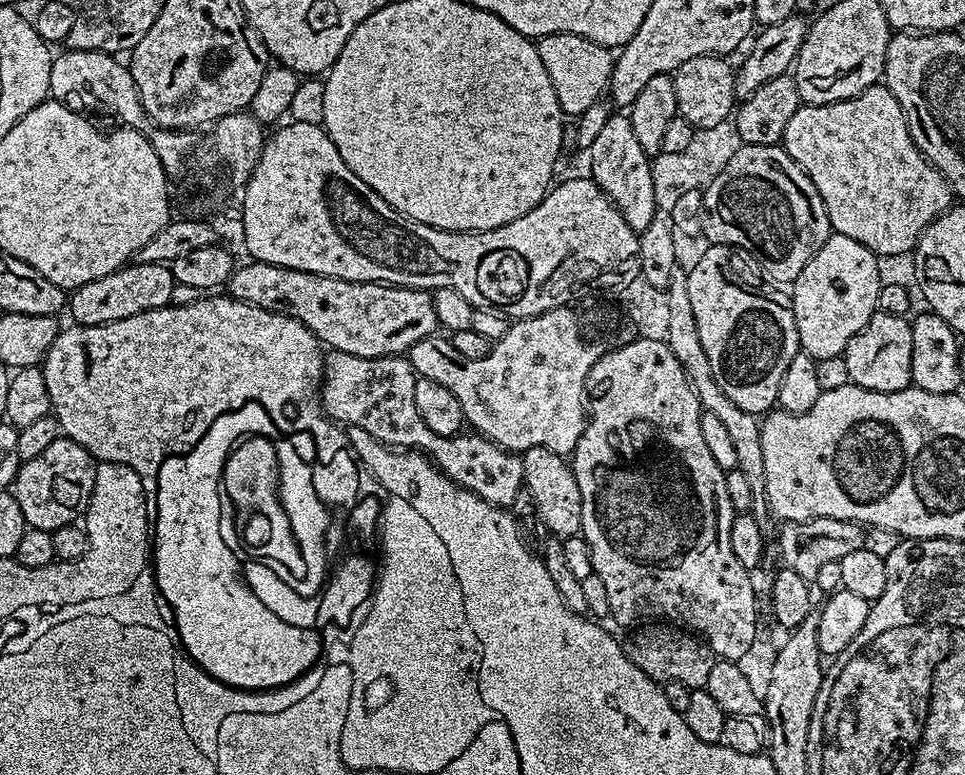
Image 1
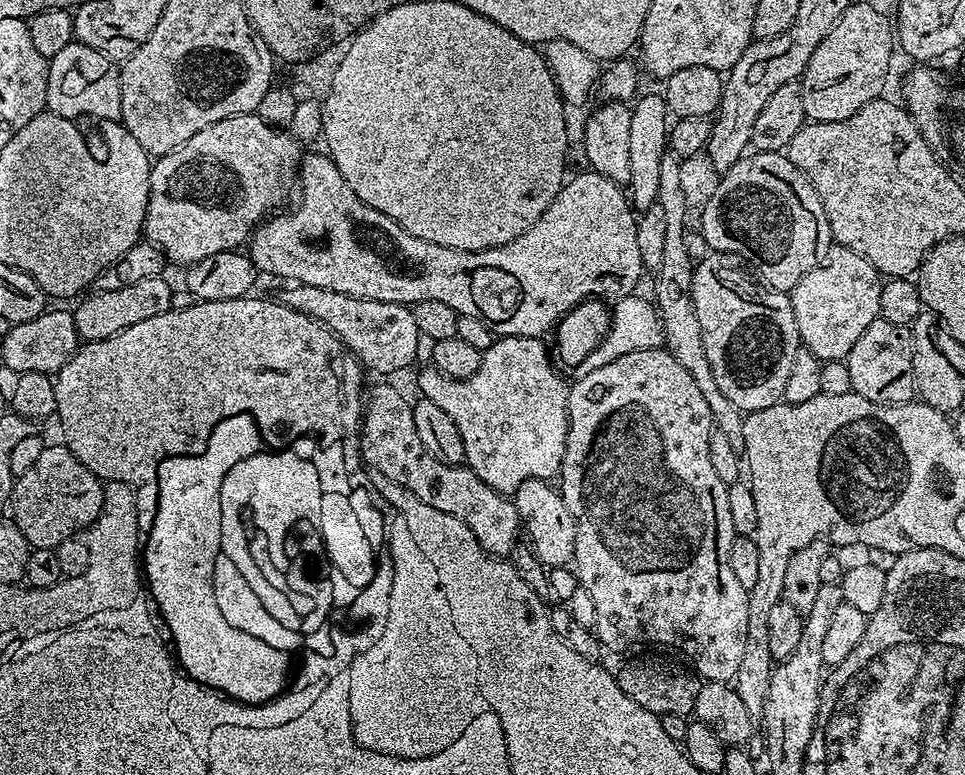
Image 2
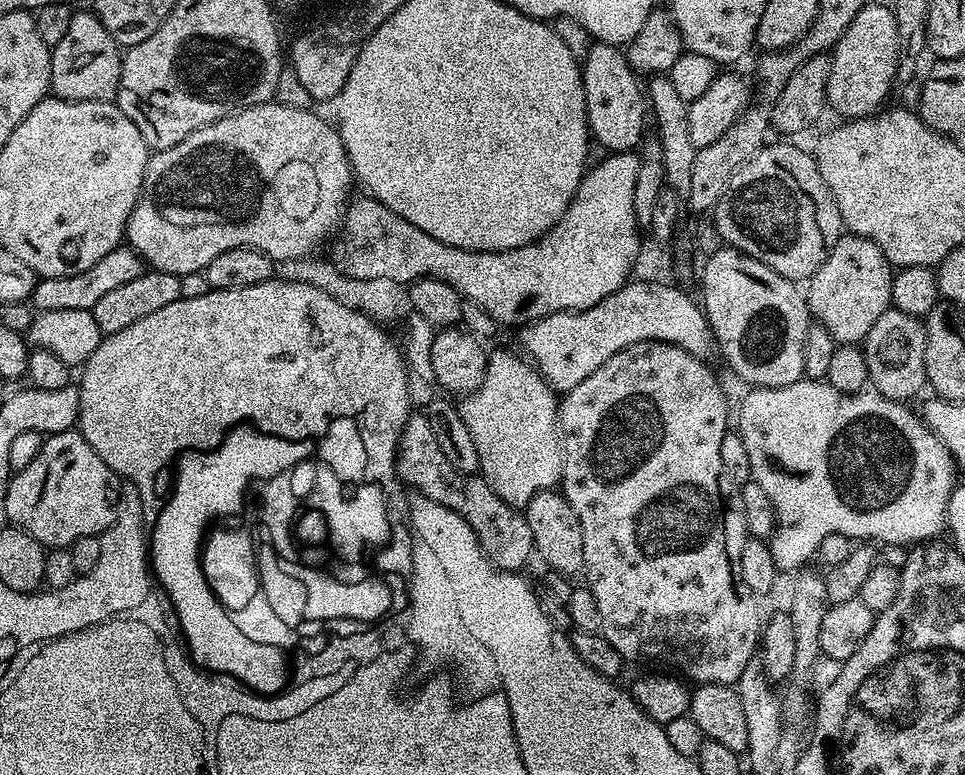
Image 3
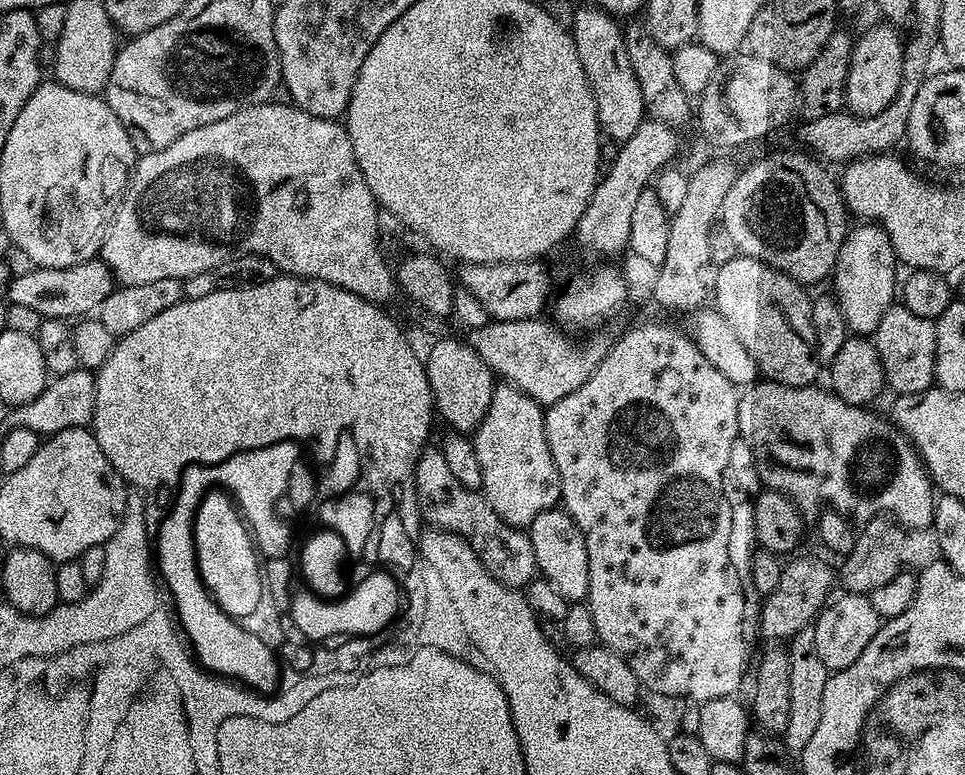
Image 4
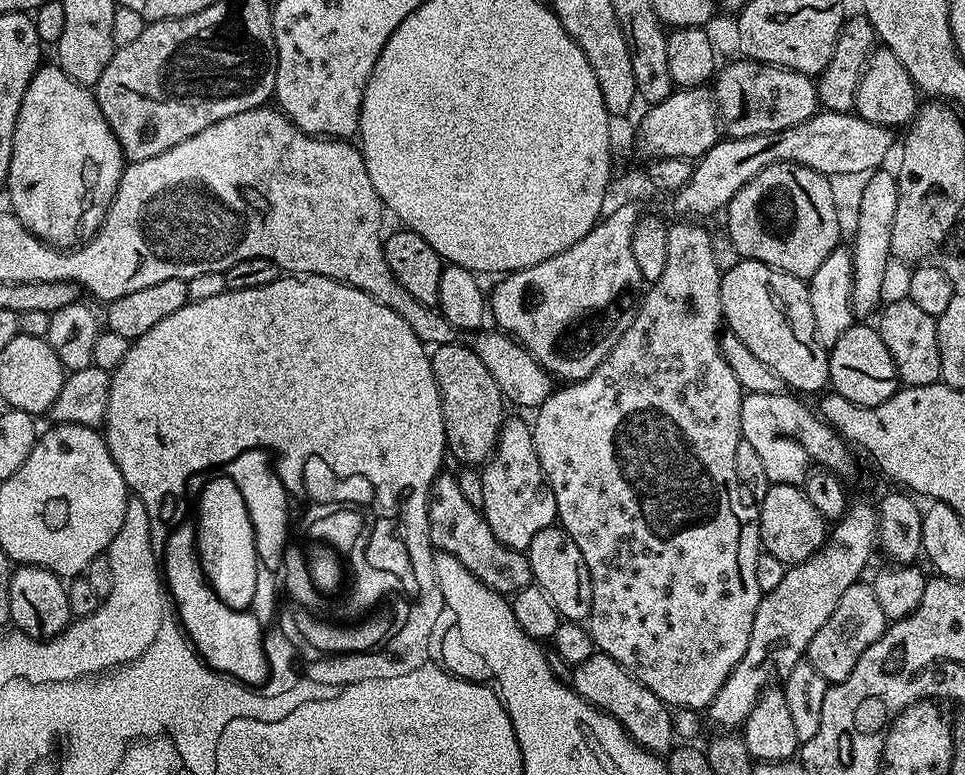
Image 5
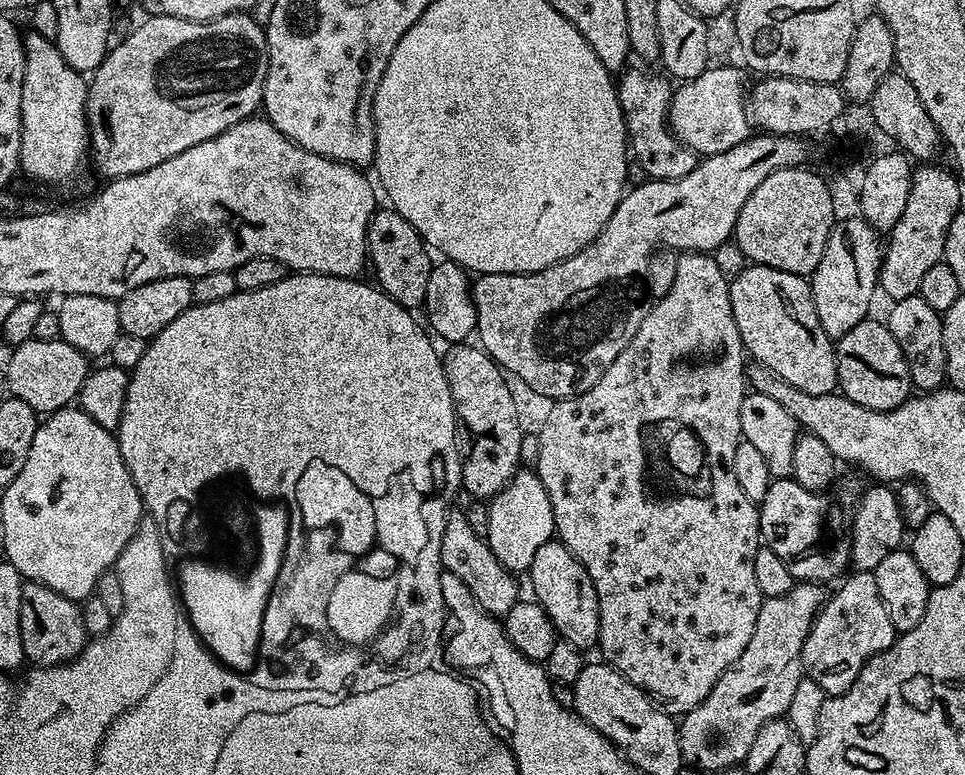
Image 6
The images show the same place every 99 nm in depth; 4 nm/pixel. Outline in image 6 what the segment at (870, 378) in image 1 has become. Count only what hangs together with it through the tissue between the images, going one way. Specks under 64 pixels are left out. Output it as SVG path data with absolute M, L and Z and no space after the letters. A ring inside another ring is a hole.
M918 294L897 300L891 307L886 323L890 334L894 334L894 342L902 346L906 366L910 366L913 389L926 393L945 387L948 371L946 370L946 346L942 338L944 321L941 313L936 312L934 306L928 305Z

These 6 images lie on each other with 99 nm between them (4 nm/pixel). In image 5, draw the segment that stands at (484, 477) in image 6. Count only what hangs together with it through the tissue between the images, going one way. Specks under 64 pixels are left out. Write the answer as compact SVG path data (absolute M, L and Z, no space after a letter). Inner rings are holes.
M457 342L455 344L438 344L431 349L432 369L434 378L438 382L438 390L442 398L442 410L444 411L444 425L446 434L450 441L450 452L461 460L464 466L480 466L496 451L496 440L500 437L500 428L506 419L506 401L504 395L498 390L498 382L486 370L482 358L472 352L467 343Z

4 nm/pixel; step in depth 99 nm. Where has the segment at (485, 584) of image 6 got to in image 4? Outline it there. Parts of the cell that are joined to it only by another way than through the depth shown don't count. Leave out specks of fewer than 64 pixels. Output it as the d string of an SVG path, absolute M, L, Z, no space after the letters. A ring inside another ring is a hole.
M433 446L428 455L420 455L416 463L416 499L420 501L420 515L425 525L441 528L441 533L461 536L472 547L484 569L498 582L517 590L529 585L538 576L534 546L527 531L512 528L484 499L479 491L462 486L446 466L439 447Z

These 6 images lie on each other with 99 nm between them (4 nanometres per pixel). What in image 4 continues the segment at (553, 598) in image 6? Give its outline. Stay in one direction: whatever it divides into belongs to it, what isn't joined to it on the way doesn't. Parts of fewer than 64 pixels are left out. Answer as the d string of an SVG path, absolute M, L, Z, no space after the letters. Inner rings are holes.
M557 506L538 514L527 529L530 542L534 546L534 558L541 577L548 580L554 590L567 602L584 602L590 590L590 574L588 573L588 555L582 530L574 522L574 518Z

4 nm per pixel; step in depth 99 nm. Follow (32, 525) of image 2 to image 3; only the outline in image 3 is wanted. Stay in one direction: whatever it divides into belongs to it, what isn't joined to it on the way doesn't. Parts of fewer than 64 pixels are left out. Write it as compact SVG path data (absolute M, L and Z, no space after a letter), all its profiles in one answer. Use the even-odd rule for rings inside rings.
M79 430L54 432L45 439L42 450L38 450L38 458L26 466L26 470L15 473L8 481L8 489L2 497L2 504L8 507L8 516L15 527L28 532L45 549L68 548L78 538L99 536L116 520L116 511L122 507L120 500L121 477L116 475L98 454L86 442Z

